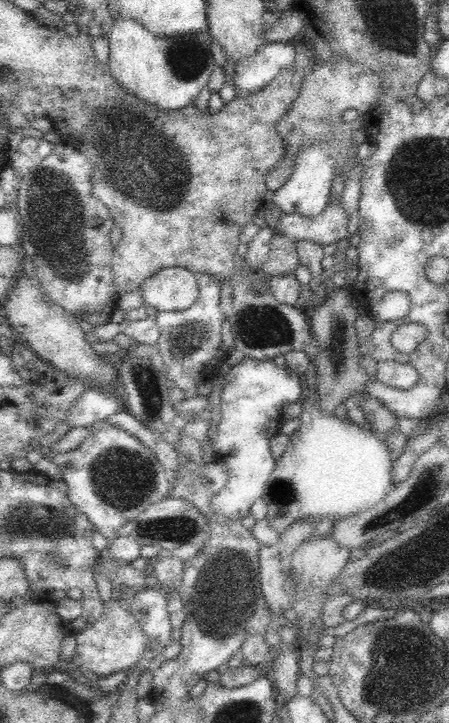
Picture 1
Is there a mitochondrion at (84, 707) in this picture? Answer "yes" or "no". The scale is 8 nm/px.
no

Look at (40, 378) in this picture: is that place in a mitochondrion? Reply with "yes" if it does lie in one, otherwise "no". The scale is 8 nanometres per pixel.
no

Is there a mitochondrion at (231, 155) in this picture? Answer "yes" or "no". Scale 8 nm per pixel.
no

